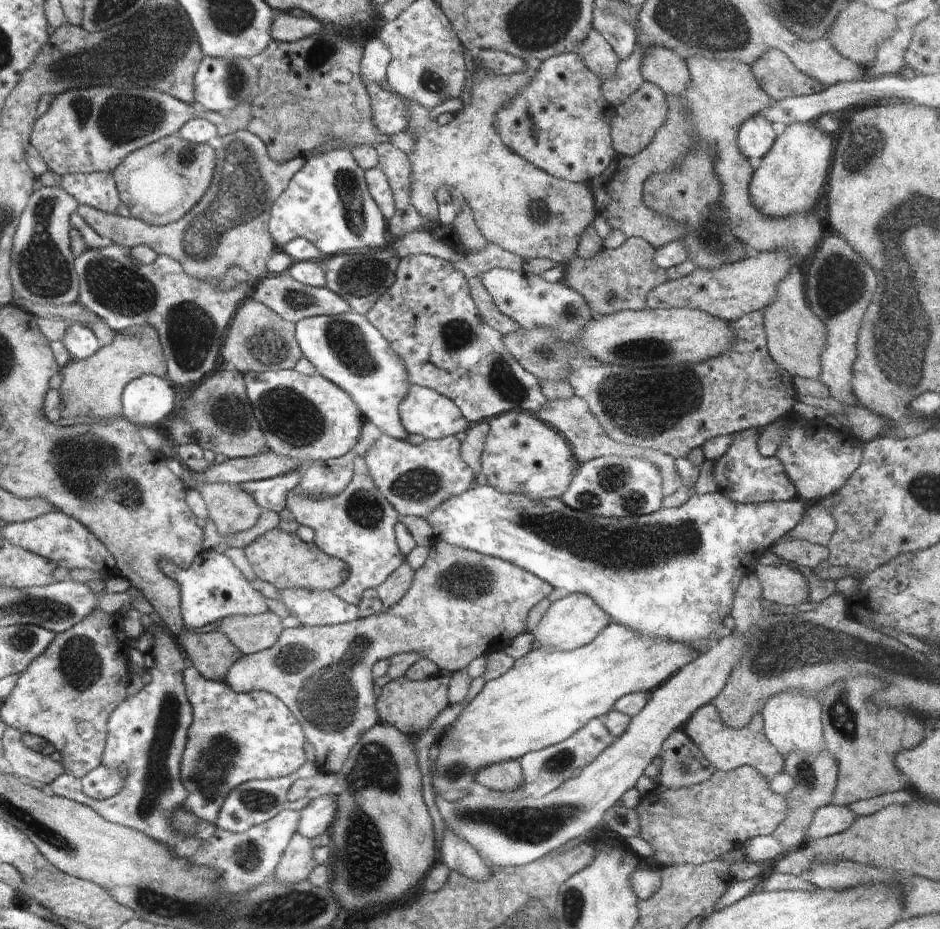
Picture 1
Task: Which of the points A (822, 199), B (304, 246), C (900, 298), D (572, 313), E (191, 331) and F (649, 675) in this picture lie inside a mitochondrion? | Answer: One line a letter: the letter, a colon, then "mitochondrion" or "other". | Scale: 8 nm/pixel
A: other
B: other
C: mitochondrion
D: mitochondrion
E: mitochondrion
F: other

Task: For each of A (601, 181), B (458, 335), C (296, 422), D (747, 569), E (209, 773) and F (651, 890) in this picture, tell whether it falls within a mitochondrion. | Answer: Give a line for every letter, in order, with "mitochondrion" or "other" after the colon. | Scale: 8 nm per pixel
A: other
B: mitochondrion
C: mitochondrion
D: other
E: mitochondrion
F: other

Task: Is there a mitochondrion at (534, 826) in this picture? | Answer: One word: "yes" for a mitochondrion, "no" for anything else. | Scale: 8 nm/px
yes

